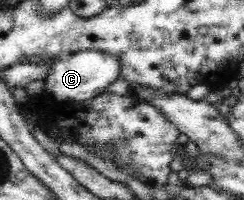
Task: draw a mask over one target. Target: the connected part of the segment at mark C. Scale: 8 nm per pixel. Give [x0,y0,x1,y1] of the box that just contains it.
[23,50,120,102]

